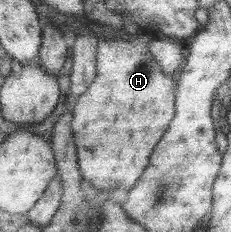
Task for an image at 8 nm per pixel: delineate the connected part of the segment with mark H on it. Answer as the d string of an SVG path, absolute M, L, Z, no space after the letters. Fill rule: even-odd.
M105 35L104 38L98 39L95 56L95 73L95 77L91 80L91 84L89 84L89 87L85 89L85 92L71 100L72 105L69 108L71 112L71 121L69 127L71 130L72 140L74 141L74 147L76 148L76 163L79 173L81 173L80 179L84 179L89 183L89 185L93 185L95 190L99 191L100 195L101 191L103 191L103 195L107 195L107 191L109 191L109 189L113 191L115 187L131 189L133 183L137 181L137 177L141 175L143 167L147 165L147 159L149 159L149 153L151 153L153 145L155 145L155 143L159 141L159 137L165 133L165 129L167 129L169 121L174 114L173 85L175 77L173 75L168 76L163 74L161 69L159 69L159 66L157 66L157 63L155 63L155 60L151 58L151 55L149 55L149 52L140 50L130 40L118 40L115 35Z

